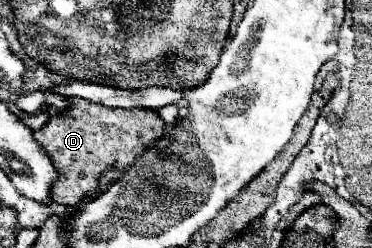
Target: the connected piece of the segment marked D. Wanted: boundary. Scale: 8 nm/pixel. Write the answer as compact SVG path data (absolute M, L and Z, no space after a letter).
M70 97L70 103L72 107L68 111L50 117L50 121L40 131L34 131L36 141L44 145L44 149L48 151L48 155L52 157L54 165L62 175L60 181L54 183L52 187L52 199L60 205L74 205L84 195L94 193L98 189L98 177L108 167L116 165L120 171L124 171L126 165L130 165L136 159L136 155L140 155L154 139L162 137L164 131L164 121L156 115L154 109L110 109L100 103L84 101L80 97Z

